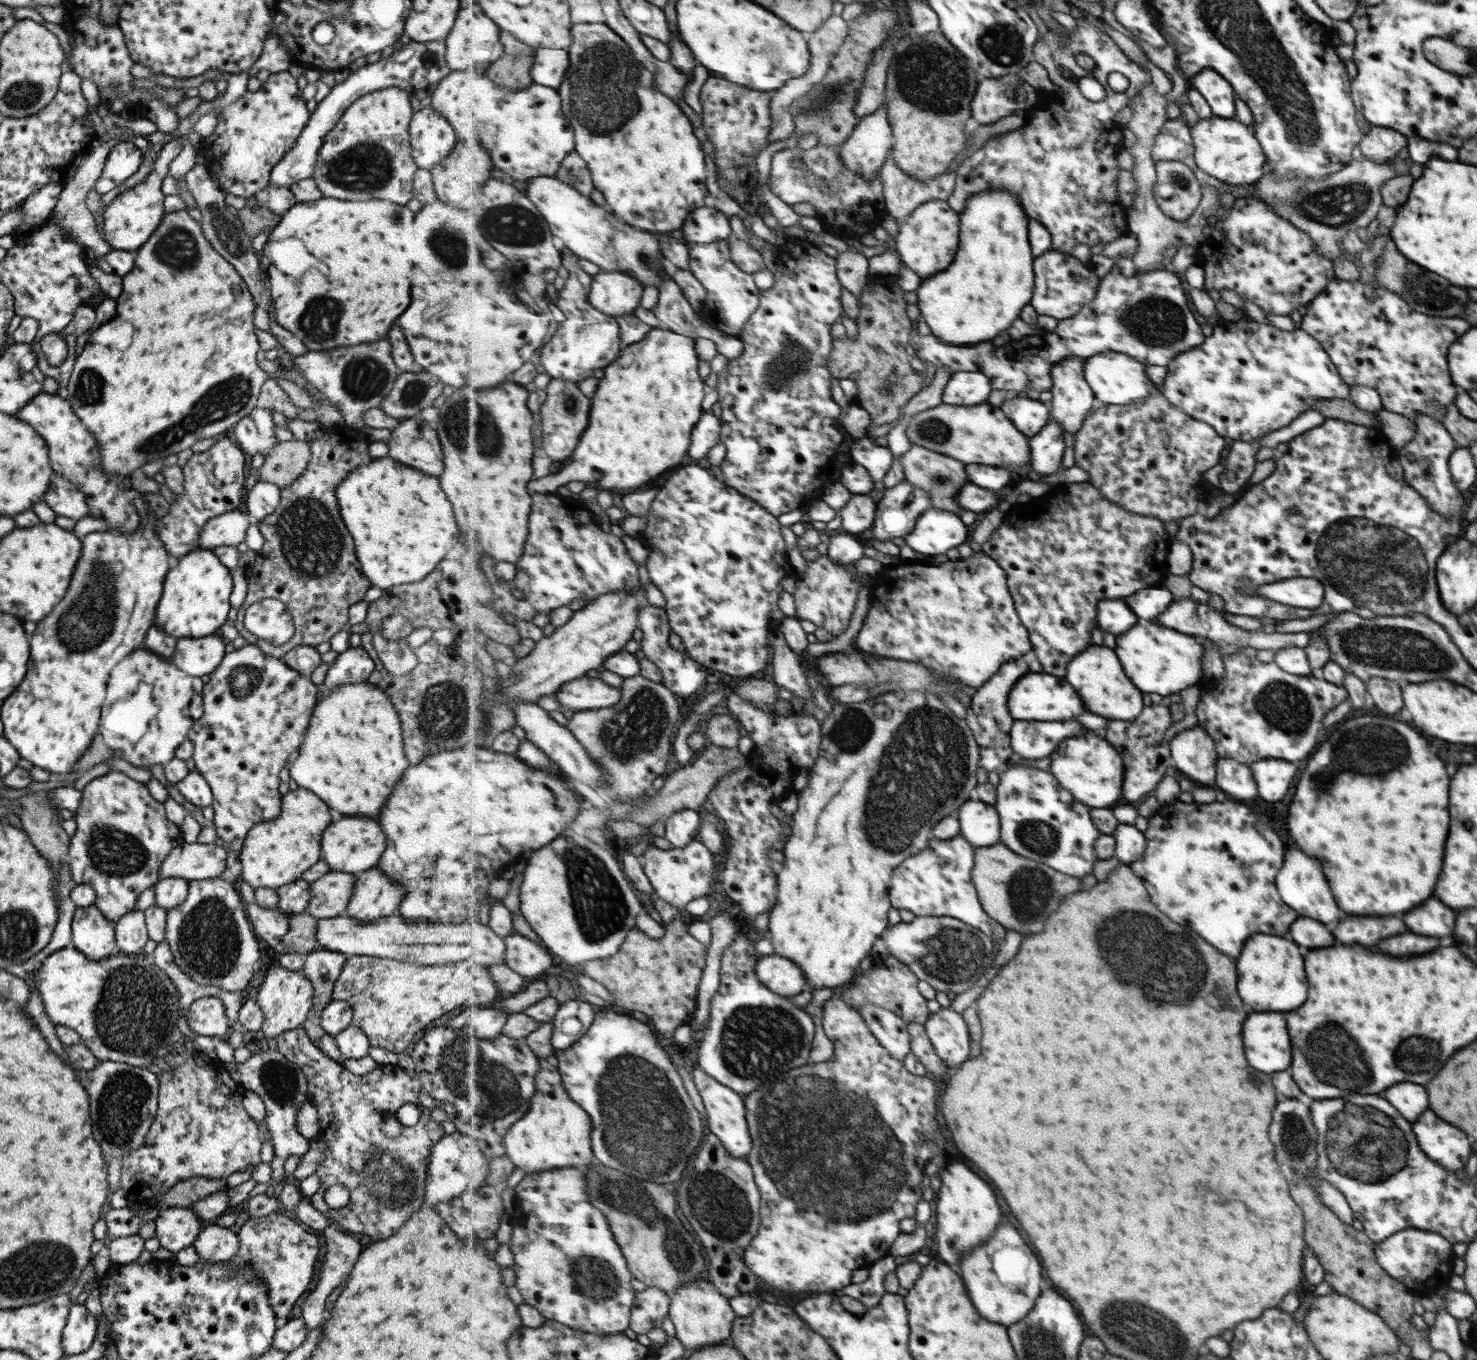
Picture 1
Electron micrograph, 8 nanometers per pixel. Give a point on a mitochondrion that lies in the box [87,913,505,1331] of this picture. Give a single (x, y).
(135, 1004)

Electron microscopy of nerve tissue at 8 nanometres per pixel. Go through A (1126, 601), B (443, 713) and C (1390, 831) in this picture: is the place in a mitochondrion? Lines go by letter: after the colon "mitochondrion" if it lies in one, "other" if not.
A: other
B: mitochondrion
C: other

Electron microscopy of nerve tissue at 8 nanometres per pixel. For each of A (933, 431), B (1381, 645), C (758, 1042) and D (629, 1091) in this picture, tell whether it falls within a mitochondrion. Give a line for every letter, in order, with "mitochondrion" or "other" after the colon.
A: mitochondrion
B: mitochondrion
C: mitochondrion
D: mitochondrion

